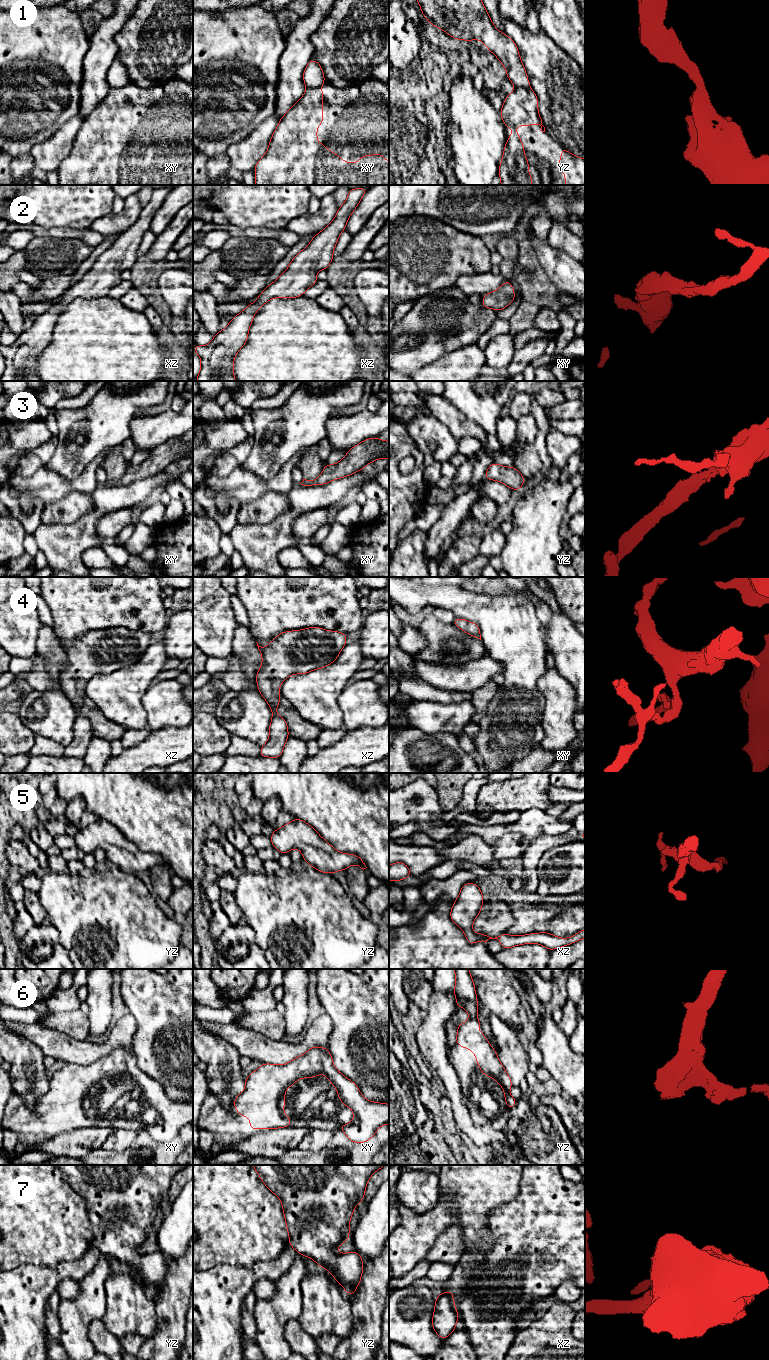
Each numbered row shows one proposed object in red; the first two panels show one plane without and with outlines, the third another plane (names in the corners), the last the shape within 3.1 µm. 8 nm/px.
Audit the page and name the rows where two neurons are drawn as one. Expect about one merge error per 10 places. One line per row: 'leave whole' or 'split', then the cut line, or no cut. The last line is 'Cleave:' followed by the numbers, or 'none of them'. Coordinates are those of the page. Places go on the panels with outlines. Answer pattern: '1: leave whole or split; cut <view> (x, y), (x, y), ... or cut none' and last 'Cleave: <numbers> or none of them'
1: split; cut xy (320, 86), (307, 88)
2: leave whole; cut none
3: leave whole; cut none
4: leave whole; cut none
5: leave whole; cut none
6: leave whole; cut none
7: leave whole; cut none
Cleave: 1

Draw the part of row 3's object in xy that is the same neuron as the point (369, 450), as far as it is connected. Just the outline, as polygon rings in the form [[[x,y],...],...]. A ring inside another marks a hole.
[[[378,436],[369,438],[349,449],[340,462],[333,465],[325,464],[322,474],[317,479],[303,479],[300,484],[324,485],[332,480],[350,476],[380,458],[389,459],[389,441],[379,440]]]

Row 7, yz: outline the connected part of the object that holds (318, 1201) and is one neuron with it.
[[[252,1165],[266,1187],[282,1202],[289,1245],[297,1253],[312,1258],[329,1271],[339,1285],[351,1296],[356,1292],[363,1273],[362,1256],[356,1251],[338,1254],[337,1248],[349,1240],[349,1223],[357,1204],[364,1200],[366,1185],[374,1172],[385,1165]]]

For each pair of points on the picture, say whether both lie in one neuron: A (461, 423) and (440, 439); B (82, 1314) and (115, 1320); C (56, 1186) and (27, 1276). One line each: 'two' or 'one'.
A: two
B: two
C: two

